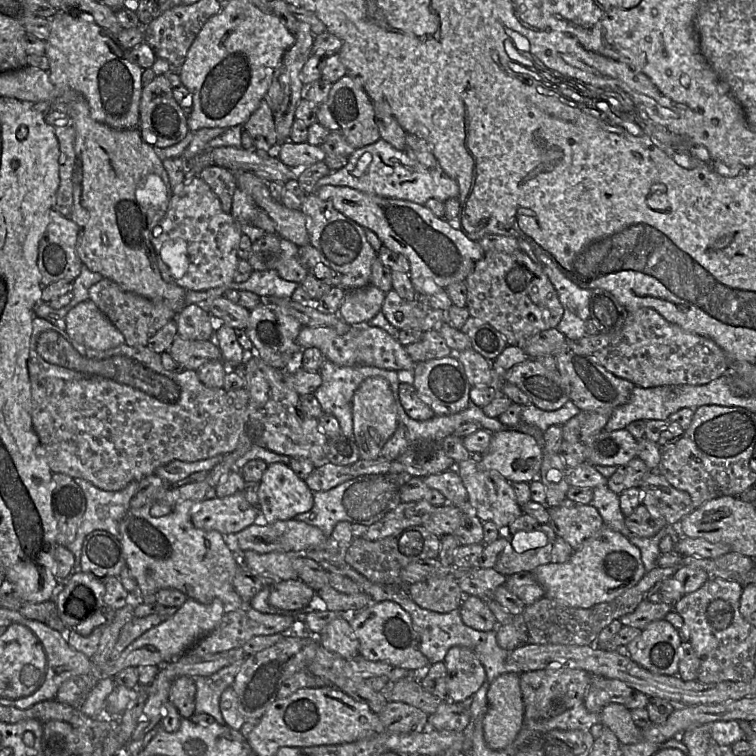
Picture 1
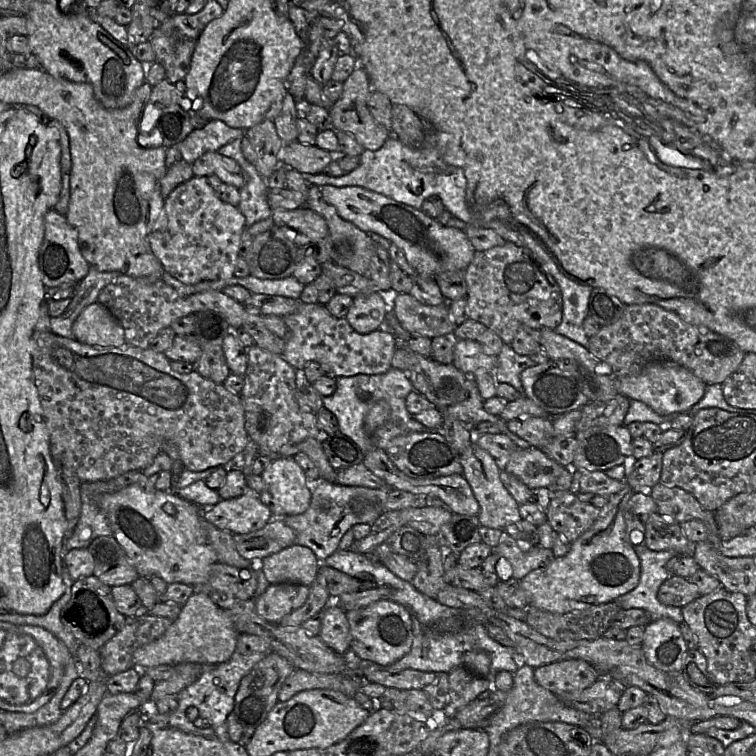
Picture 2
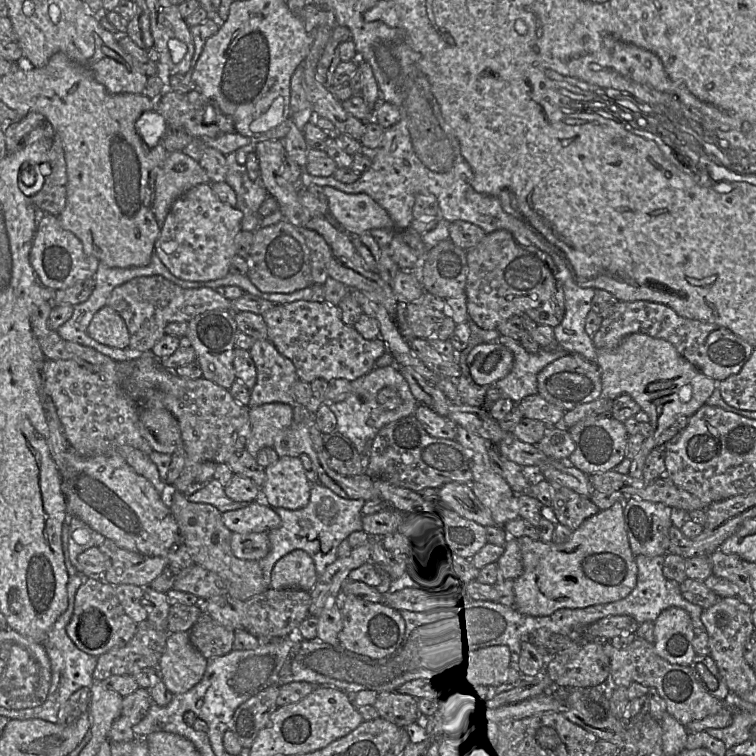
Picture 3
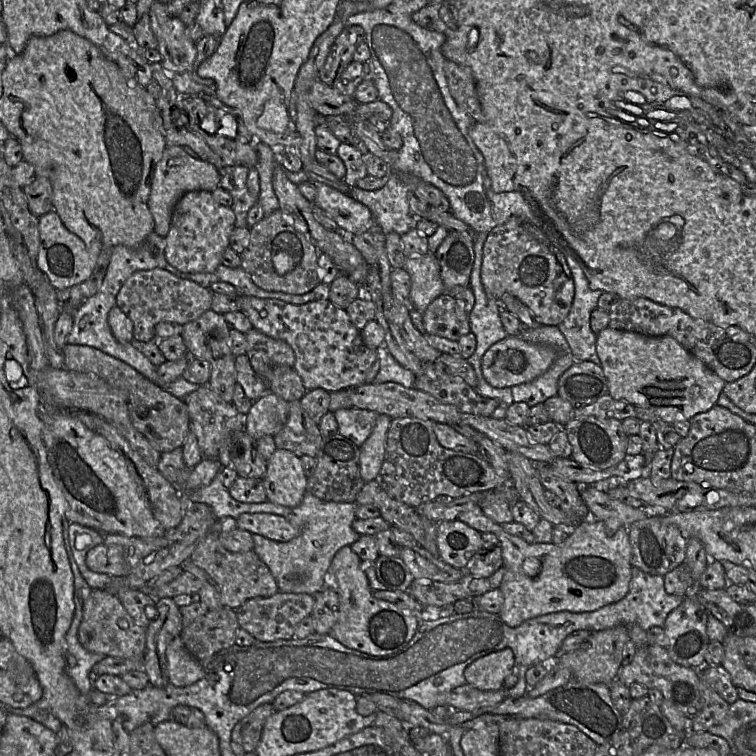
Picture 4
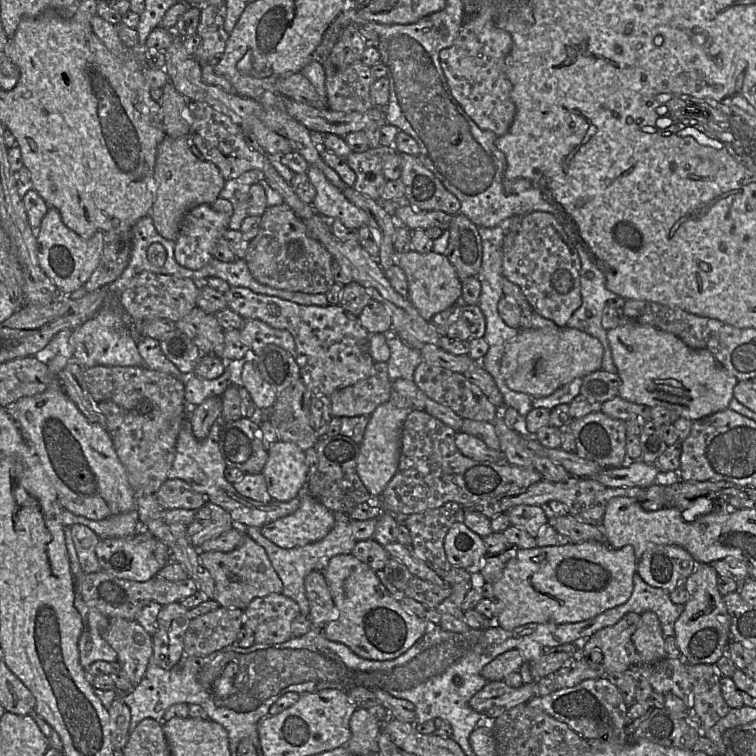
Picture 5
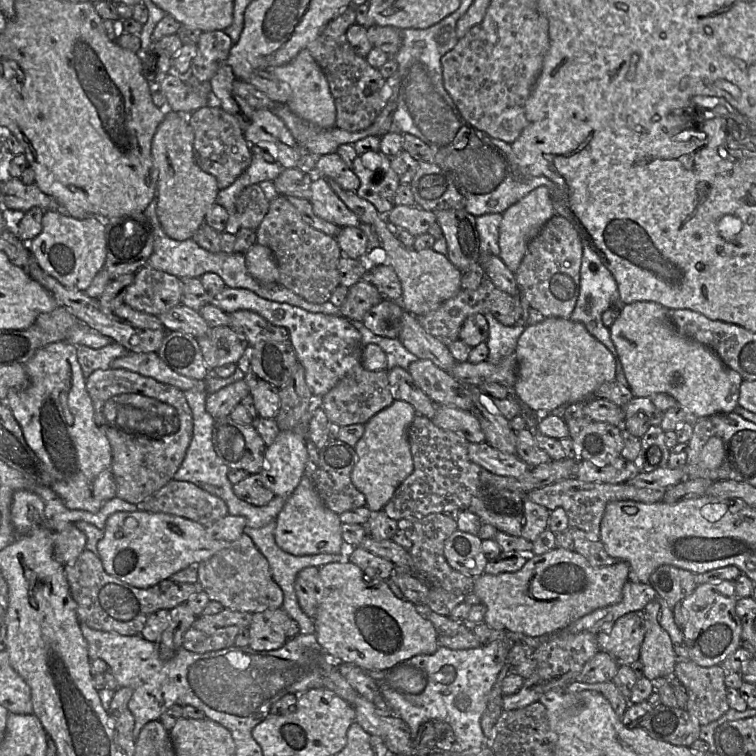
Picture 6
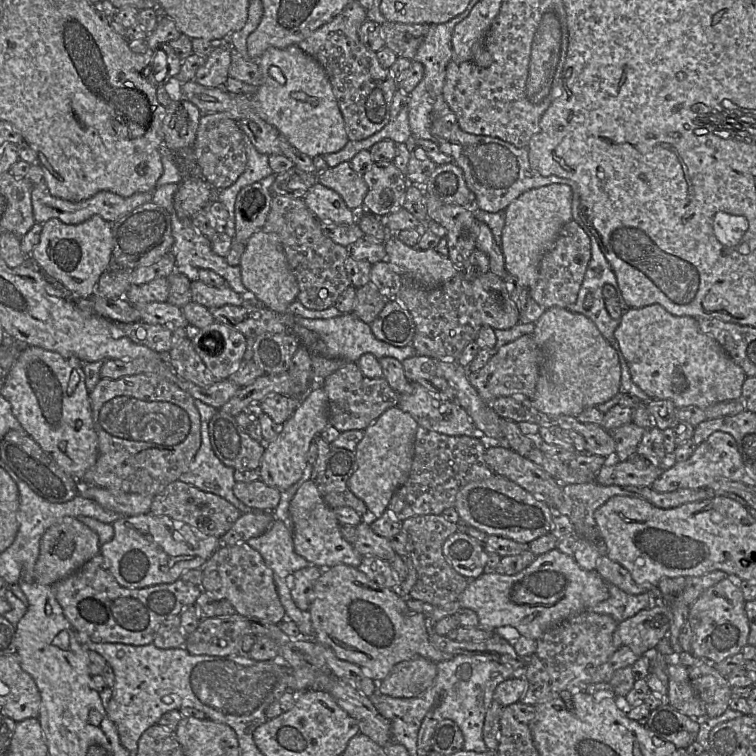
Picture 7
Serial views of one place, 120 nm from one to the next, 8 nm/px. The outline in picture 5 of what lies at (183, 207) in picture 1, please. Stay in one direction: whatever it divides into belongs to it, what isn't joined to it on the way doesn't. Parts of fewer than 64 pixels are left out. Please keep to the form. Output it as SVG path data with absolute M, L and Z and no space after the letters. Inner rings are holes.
M200 204L184 216L177 239L175 240L174 256L183 267L198 270L206 266L213 256L213 248L219 238L229 228L230 217L213 209L209 204Z

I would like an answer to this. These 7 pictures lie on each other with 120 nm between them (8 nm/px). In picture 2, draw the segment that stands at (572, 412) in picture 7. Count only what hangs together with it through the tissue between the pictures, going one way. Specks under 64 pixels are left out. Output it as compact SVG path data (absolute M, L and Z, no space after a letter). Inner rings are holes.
M455 340L453 364L467 375L474 375L479 368L494 374L497 359L497 356L485 354L476 341Z

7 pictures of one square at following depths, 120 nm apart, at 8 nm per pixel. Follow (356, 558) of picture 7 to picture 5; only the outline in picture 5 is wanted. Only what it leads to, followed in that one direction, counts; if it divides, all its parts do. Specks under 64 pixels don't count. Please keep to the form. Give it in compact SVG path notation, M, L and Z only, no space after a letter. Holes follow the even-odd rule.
M307 482L297 497L300 499L300 505L293 514L279 518L260 529L263 536L281 548L291 549L317 542L331 531L335 523L334 514L311 496Z

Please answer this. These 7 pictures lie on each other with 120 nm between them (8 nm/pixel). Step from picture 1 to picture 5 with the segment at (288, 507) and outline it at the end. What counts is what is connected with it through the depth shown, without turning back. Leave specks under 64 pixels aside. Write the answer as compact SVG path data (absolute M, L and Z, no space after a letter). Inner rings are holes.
M278 441L268 449L268 460L261 473L265 477L268 493L273 500L290 501L299 495L308 479L305 451L294 443Z

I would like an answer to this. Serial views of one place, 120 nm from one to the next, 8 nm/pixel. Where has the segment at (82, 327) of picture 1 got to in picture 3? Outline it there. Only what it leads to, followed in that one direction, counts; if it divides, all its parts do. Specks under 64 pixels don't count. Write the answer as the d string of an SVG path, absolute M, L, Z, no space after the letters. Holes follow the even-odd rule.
M109 306L98 310L87 328L95 341L117 349L129 347L130 334L123 318Z

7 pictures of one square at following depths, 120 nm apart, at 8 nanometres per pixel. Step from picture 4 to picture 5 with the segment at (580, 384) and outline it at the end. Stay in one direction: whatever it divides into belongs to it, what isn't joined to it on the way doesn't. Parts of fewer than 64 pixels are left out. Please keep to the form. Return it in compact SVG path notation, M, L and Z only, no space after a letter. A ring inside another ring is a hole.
M602 369L581 378L580 394L589 402L604 403L619 393L620 378Z

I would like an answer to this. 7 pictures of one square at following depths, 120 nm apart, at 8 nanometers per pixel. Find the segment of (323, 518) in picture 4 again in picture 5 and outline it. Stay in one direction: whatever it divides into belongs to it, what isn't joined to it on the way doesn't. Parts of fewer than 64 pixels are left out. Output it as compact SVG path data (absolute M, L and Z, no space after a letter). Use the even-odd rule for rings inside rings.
M332 513L335 518L334 526L323 539L305 546L299 546L291 549L281 548L268 540L262 535L260 531L261 528L243 528L246 535L264 548L274 570L283 583L282 594L291 598L299 605L301 615L309 616L310 613L310 606L306 596L304 584L305 577L312 571L323 572L332 557L341 554L351 554L355 544L357 543L356 539L352 535L350 526L351 519L348 516L348 513Z

